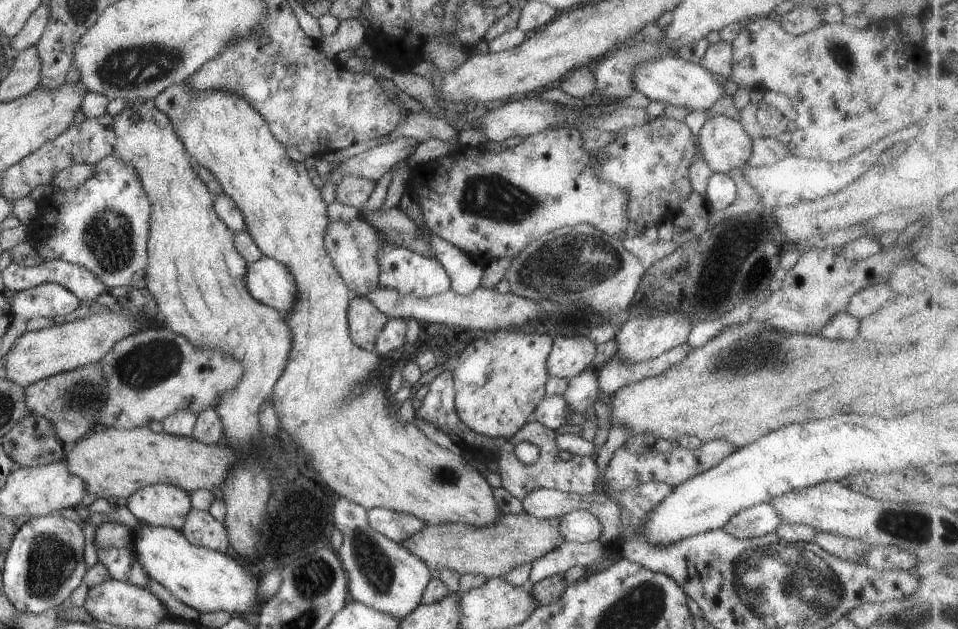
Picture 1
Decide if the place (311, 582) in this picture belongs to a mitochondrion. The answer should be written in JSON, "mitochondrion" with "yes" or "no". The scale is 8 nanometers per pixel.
{"mitochondrion":"yes"}

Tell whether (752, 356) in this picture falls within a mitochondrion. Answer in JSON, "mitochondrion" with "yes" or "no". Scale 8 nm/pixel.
{"mitochondrion":"yes"}

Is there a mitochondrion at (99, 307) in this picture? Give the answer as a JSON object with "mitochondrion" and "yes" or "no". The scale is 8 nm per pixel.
{"mitochondrion":"no"}

